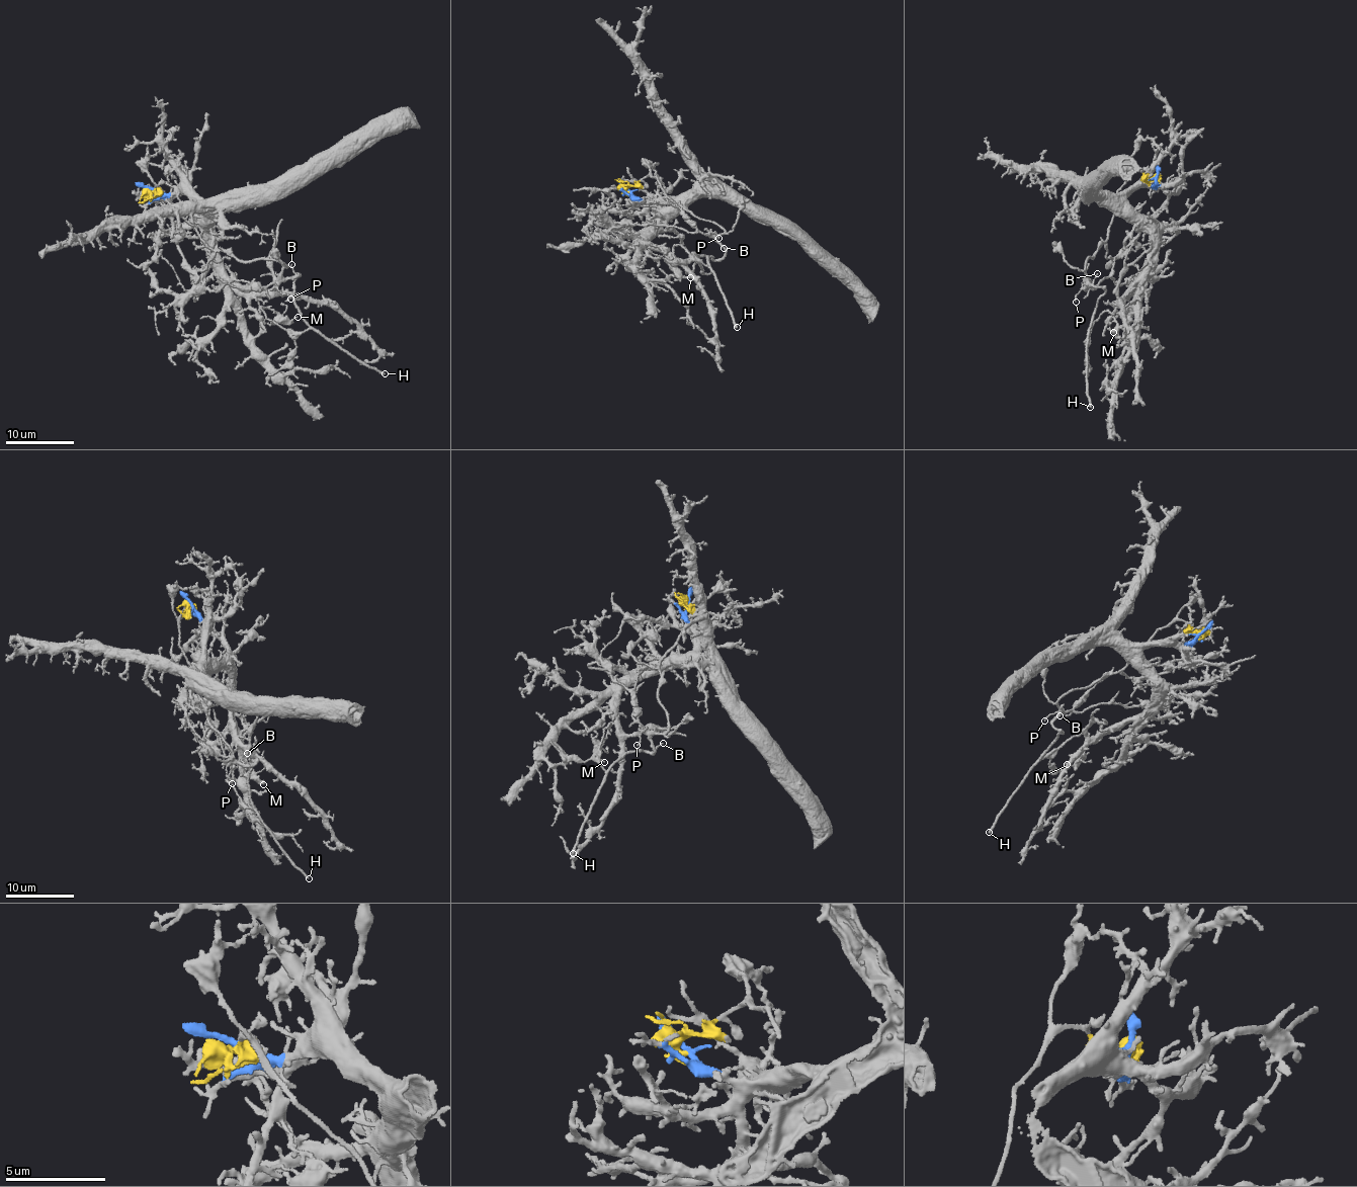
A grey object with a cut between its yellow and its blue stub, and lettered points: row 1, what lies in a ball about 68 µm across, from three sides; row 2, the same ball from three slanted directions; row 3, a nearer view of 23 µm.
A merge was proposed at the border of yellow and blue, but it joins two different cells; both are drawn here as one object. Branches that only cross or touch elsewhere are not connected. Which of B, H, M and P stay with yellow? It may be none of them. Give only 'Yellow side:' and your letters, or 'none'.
Yellow side: B, H, M, P

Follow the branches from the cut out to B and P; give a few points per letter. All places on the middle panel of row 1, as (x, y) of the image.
B: (626, 189), (648, 177), (657, 178), (669, 203), (721, 225), (725, 233), (718, 235), (717, 241), (724, 248)
P: (626, 189), (648, 177), (657, 177), (669, 203), (723, 228), (725, 233), (714, 236), (710, 233), (718, 239)

